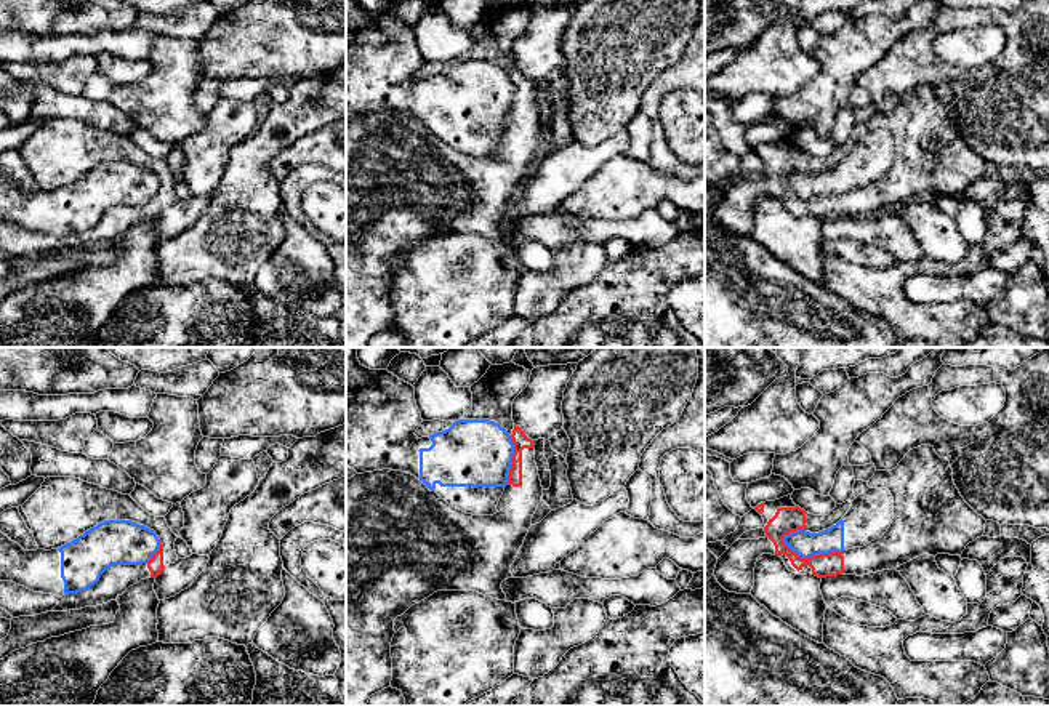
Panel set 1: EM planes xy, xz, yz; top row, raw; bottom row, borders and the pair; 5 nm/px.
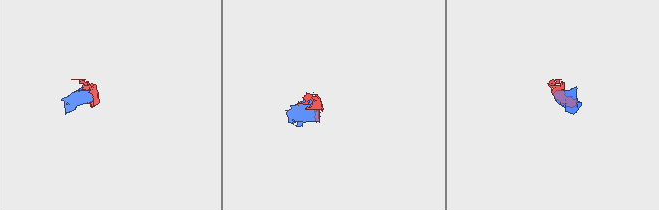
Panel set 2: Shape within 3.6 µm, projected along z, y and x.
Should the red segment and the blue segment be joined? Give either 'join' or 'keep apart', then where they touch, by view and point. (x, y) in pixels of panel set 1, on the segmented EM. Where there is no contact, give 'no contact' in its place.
keep apart | yz (811, 557)

